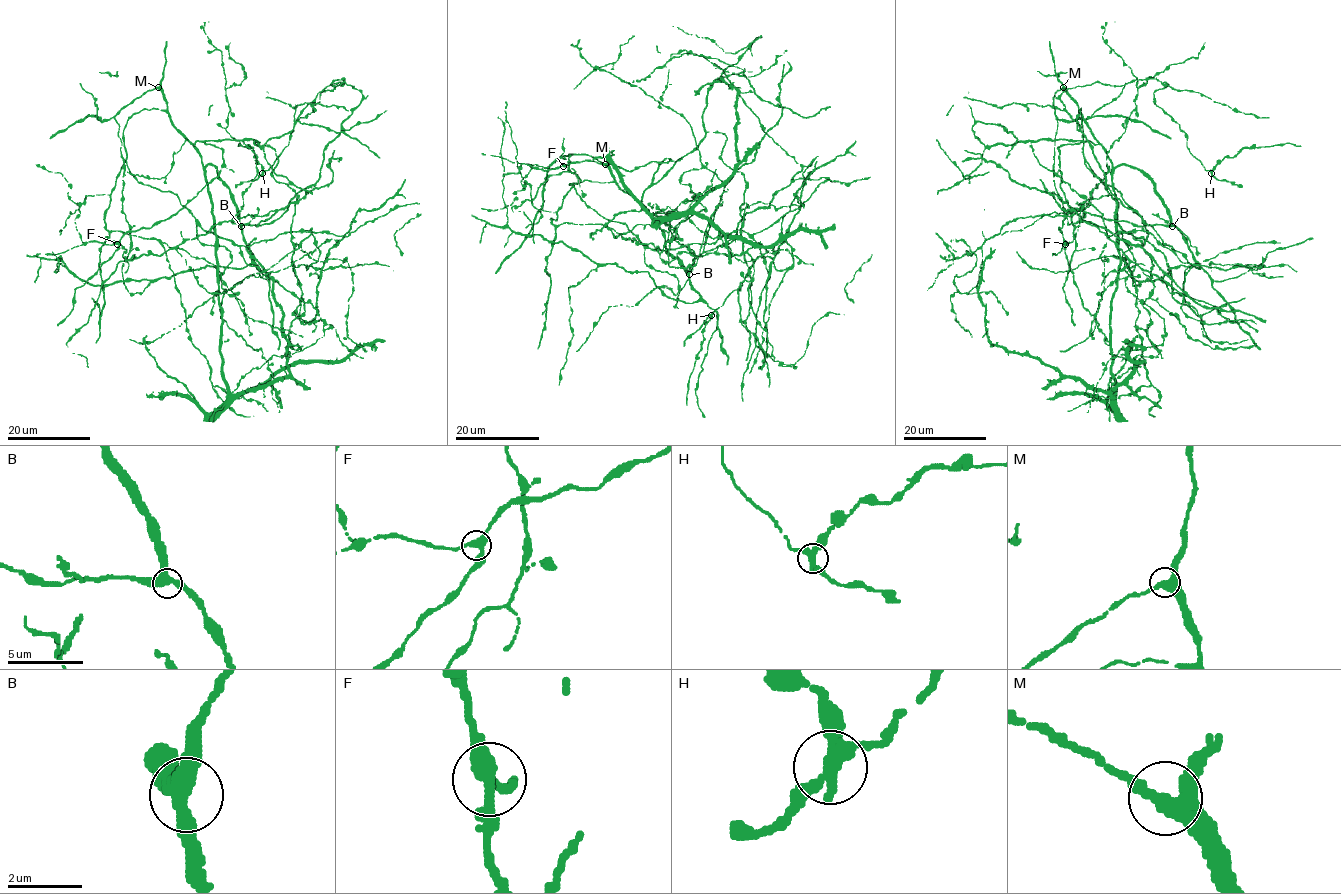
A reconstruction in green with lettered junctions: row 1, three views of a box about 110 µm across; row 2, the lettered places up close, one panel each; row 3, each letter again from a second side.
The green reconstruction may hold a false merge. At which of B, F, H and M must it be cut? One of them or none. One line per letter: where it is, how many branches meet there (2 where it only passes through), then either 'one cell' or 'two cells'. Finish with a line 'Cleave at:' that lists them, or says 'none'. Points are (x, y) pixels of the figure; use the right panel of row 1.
B: (1172, 226) | 3 | one cell
F: (1065, 244) | 3 | one cell
H: (1211, 173) | 3 | two cells
M: (1063, 87) | 3 | one cell
Cleave at: H

